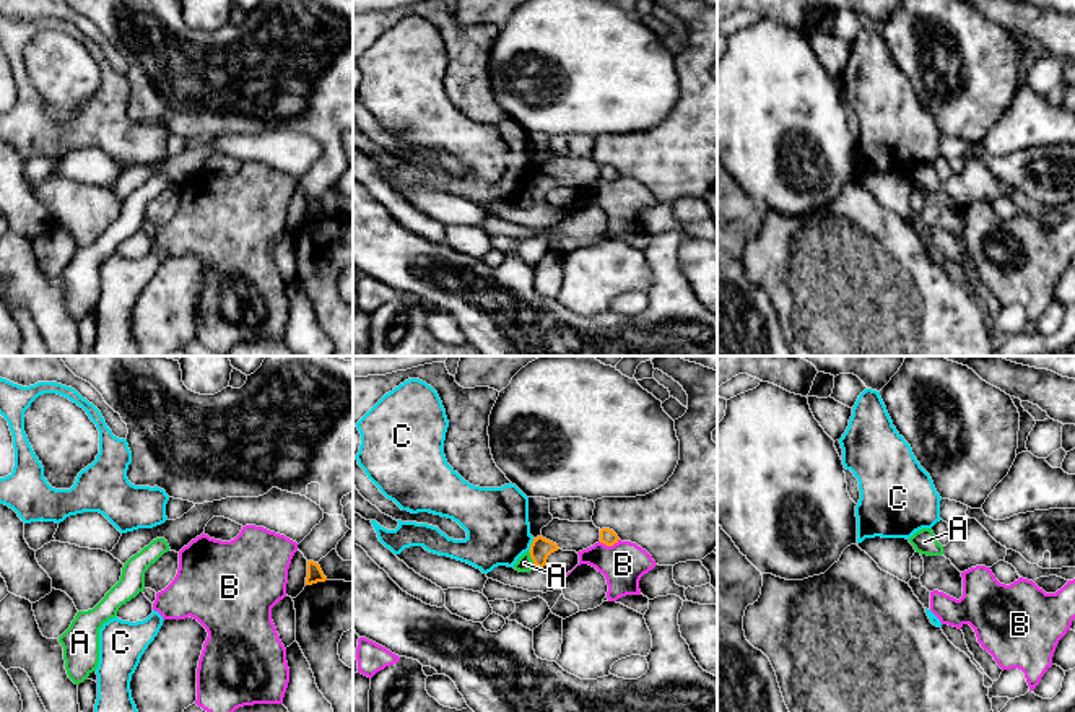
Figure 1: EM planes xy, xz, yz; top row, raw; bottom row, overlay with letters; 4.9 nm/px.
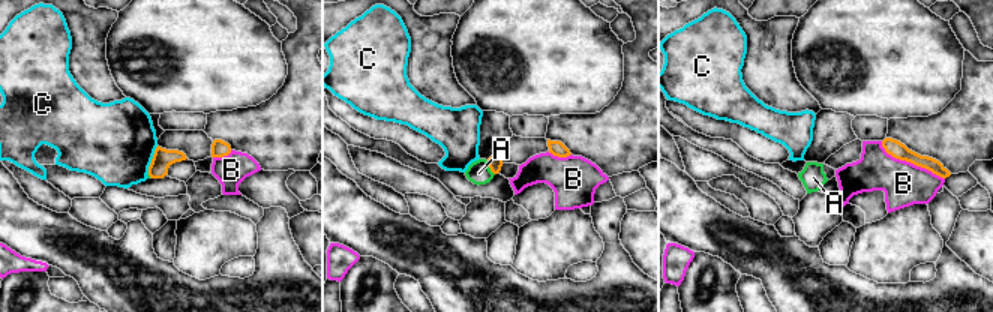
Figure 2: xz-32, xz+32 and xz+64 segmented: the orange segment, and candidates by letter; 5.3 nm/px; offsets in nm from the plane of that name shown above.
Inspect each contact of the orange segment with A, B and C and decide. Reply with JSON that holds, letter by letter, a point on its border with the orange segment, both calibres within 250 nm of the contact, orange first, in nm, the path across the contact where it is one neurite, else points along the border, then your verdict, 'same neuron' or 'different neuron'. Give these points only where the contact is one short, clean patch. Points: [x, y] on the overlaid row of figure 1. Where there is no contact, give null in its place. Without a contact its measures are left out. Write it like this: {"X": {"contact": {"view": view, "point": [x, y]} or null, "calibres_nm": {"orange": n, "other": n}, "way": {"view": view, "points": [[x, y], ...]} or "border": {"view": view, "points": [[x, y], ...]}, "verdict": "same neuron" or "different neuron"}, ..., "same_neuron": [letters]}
{"A": {"contact": {"view": "xz", "point": [532, 560]}, "calibres_nm": {"orange": 110, "other": 80}, "border": {"view": "xz", "points": [[527, 551], [535, 566]]}, "verdict": "different neuron"}, "B": {"contact": {"view": "xz", "point": [609, 545]}, "calibres_nm": {"orange": 80, "other": 220}, "verdict": "different neuron"}, "C": {"contact": {"view": "xz", "point": [530, 545]}, "calibres_nm": {"orange": 110, "other": 320}, "border": {"view": "xz", "points": [[534, 538], [529, 551]]}, "verdict": "different neuron"}, "same_neuron": []}

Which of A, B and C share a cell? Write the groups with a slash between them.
A / B / C

